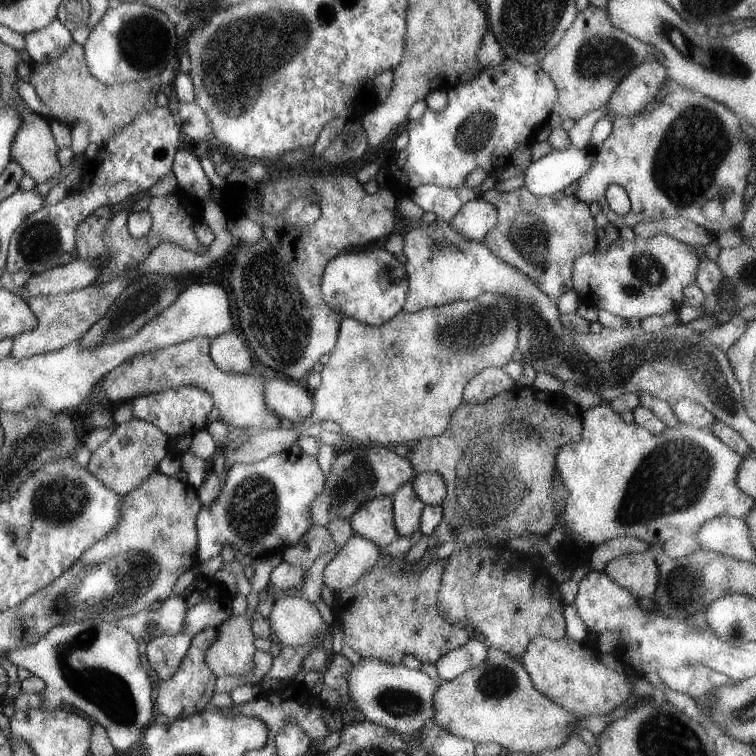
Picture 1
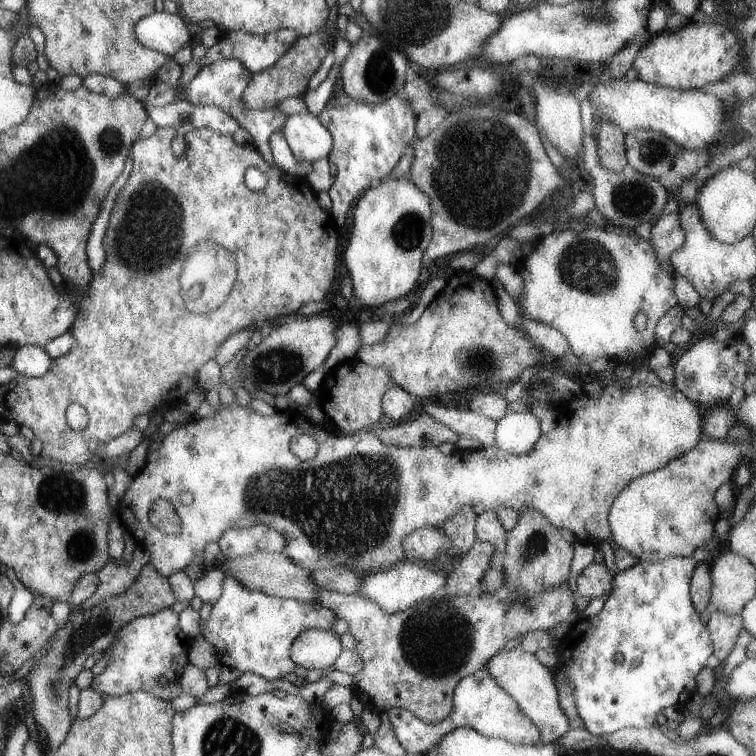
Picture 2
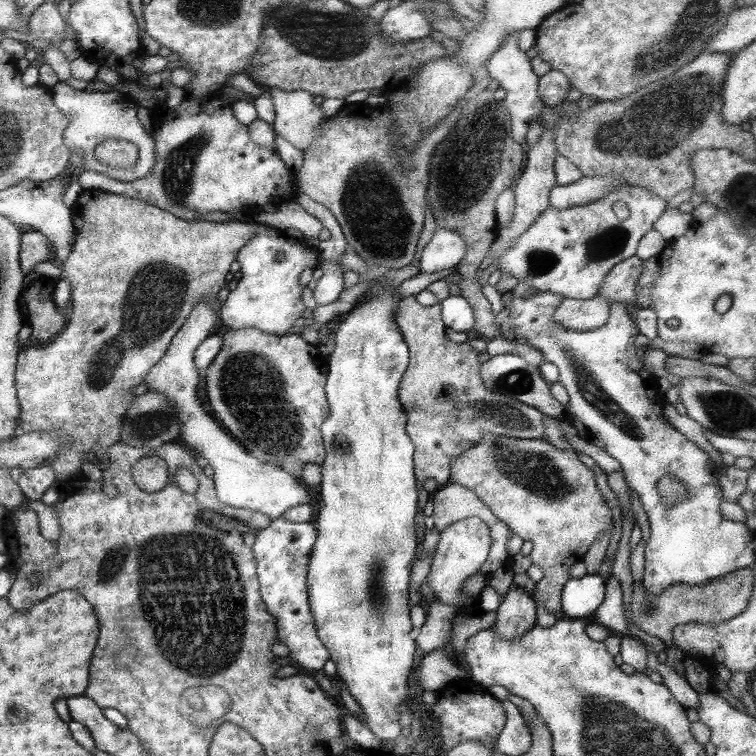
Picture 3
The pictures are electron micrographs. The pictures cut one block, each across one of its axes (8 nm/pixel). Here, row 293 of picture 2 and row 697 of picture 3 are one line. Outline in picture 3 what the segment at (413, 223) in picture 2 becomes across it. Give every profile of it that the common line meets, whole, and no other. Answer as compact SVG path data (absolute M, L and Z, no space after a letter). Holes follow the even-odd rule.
M379 283L366 291L356 302L356 304L346 313L346 317L338 325L338 330L333 334L335 340L334 351L328 356L328 372L326 373L326 383L324 390L326 392L326 400L330 412L328 417L324 419L321 426L321 435L323 445L325 446L325 459L320 465L321 482L320 482L320 498L322 498L322 507L318 512L315 526L317 529L317 540L314 544L312 554L310 554L310 564L308 564L307 587L309 592L309 606L314 624L318 631L318 637L324 643L324 646L330 653L331 660L336 664L336 676L345 684L350 691L352 698L360 704L368 728L382 742L381 749L384 750L384 743L387 741L395 741L402 736L400 730L400 710L398 706L406 702L408 698L408 676L412 672L414 666L414 657L416 650L416 639L413 635L411 623L411 607L409 604L409 578L412 570L413 562L418 557L420 545L418 544L417 533L415 530L414 520L418 514L418 480L415 476L413 456L415 446L410 436L406 432L407 414L402 408L398 396L398 386L400 380L406 372L409 364L409 348L402 331L396 326L396 308L398 308L398 287L390 287L390 285L382 285Z

